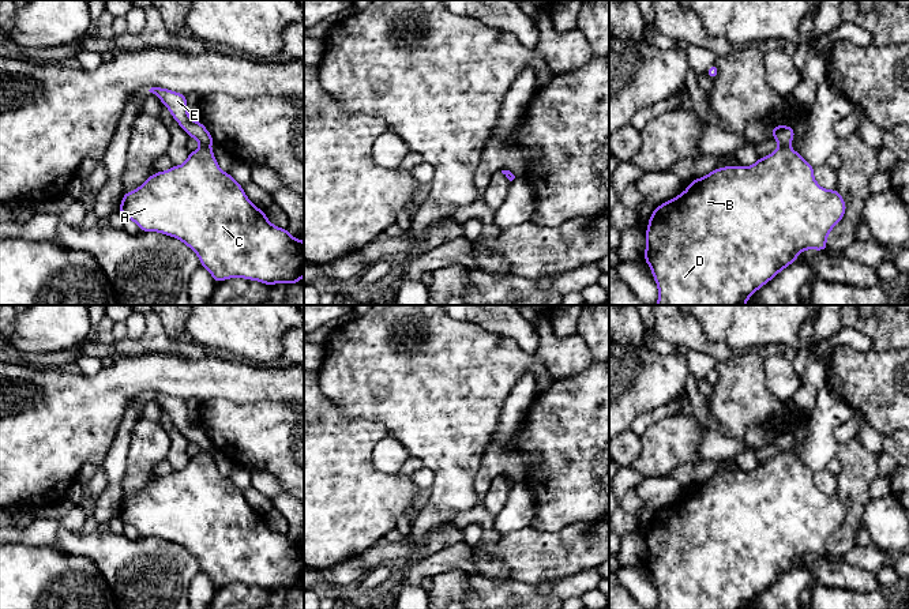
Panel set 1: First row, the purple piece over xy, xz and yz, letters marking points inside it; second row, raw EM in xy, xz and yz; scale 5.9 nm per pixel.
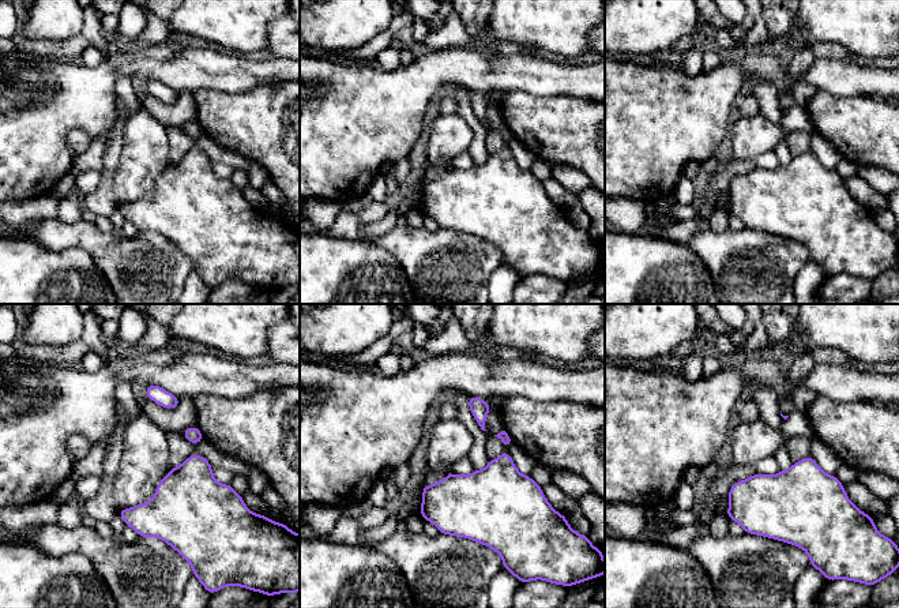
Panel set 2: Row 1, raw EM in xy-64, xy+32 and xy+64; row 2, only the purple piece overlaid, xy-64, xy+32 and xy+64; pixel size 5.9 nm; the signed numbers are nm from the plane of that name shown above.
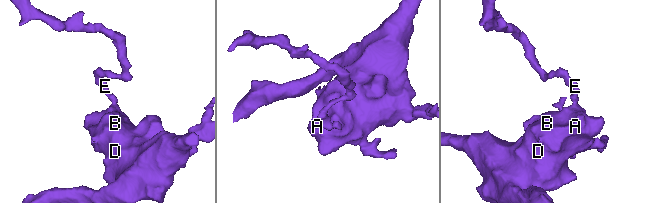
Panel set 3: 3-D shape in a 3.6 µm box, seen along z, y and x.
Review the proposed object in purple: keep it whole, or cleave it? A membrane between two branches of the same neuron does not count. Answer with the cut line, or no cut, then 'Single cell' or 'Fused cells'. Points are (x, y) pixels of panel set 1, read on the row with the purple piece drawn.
Split along xy (201, 145), (209, 147). Fused cells

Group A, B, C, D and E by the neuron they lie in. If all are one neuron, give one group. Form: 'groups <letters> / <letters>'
groups A B C D / E

